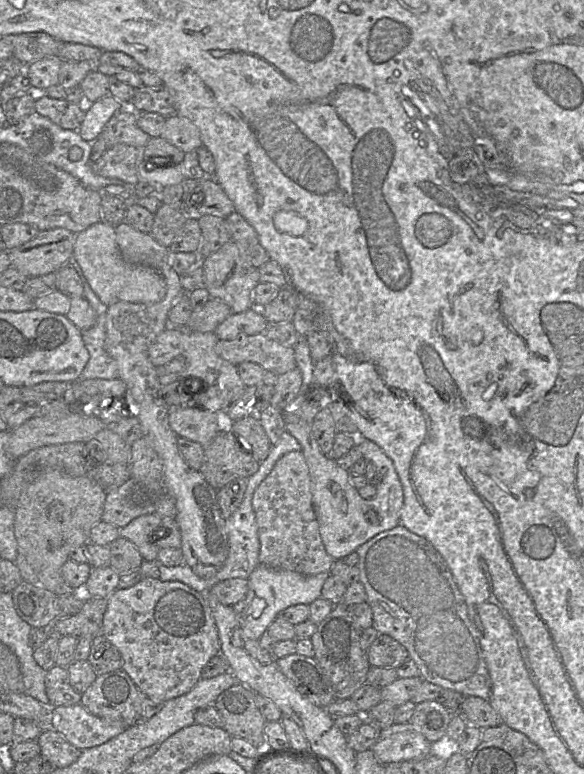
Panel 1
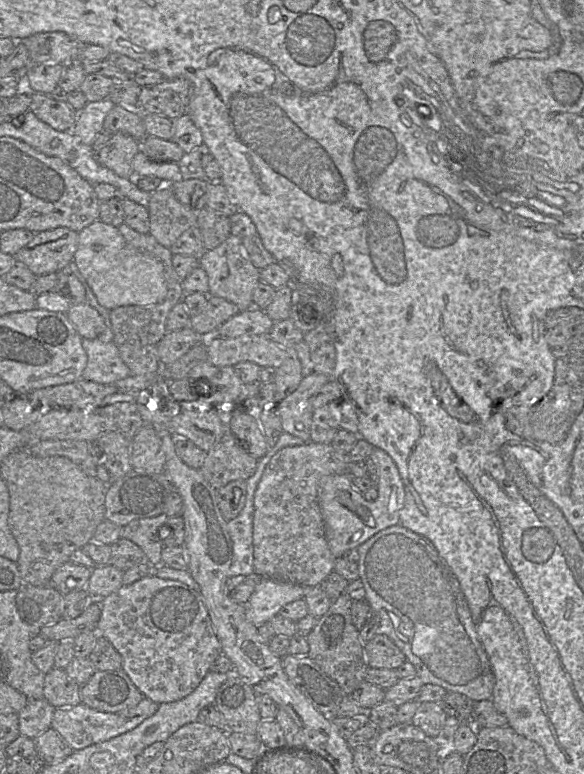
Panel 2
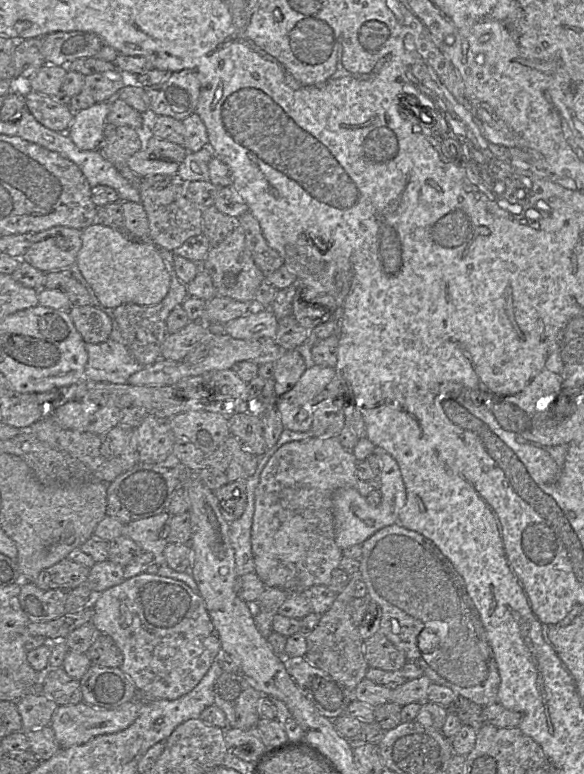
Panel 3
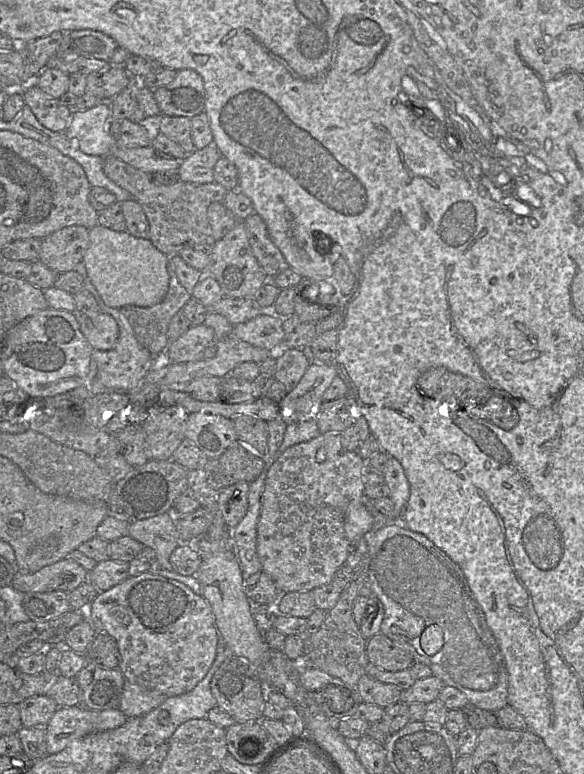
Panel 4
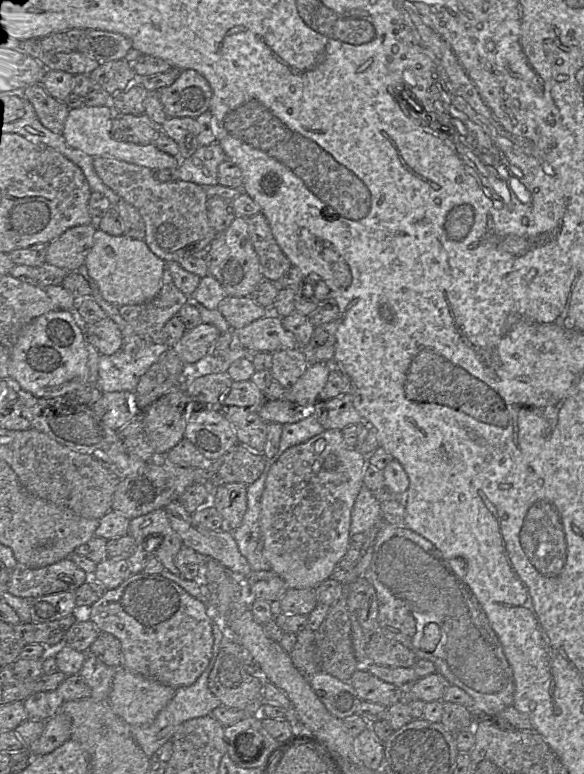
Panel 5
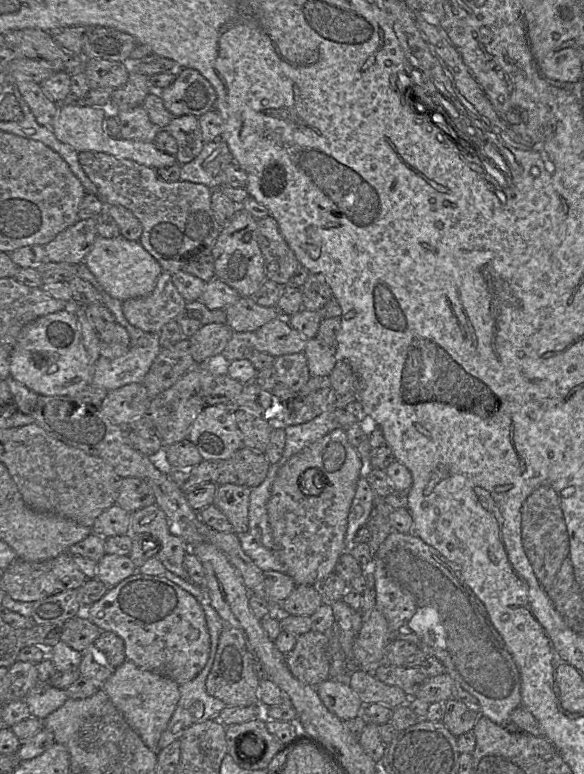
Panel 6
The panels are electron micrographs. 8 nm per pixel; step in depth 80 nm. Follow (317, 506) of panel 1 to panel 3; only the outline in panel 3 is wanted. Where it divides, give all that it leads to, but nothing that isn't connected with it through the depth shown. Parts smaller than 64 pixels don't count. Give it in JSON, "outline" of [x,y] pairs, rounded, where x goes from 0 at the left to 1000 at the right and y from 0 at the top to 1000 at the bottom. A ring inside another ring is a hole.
{"outline":[[[538,472],[521,479],[497,505],[476,514],[471,526],[479,534],[486,554],[503,558],[531,557],[541,526],[536,516],[574,486],[572,475]],[[644,578],[639,587],[646,587],[654,598],[654,609],[649,615],[654,640],[651,651],[635,654],[606,629],[579,632],[570,640],[574,699],[586,711],[606,704],[620,704],[652,682],[682,676],[685,660],[695,651],[697,637],[682,598],[654,579]]]}

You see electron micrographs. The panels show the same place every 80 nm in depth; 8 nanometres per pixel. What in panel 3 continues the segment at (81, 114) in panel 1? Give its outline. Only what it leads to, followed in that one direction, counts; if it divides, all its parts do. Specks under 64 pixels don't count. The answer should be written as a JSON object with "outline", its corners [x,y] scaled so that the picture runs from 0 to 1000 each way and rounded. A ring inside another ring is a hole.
{"outline":[[[57,116],[43,124],[43,137],[67,159],[98,171],[115,171],[128,147],[118,136],[104,136],[87,124]]]}

